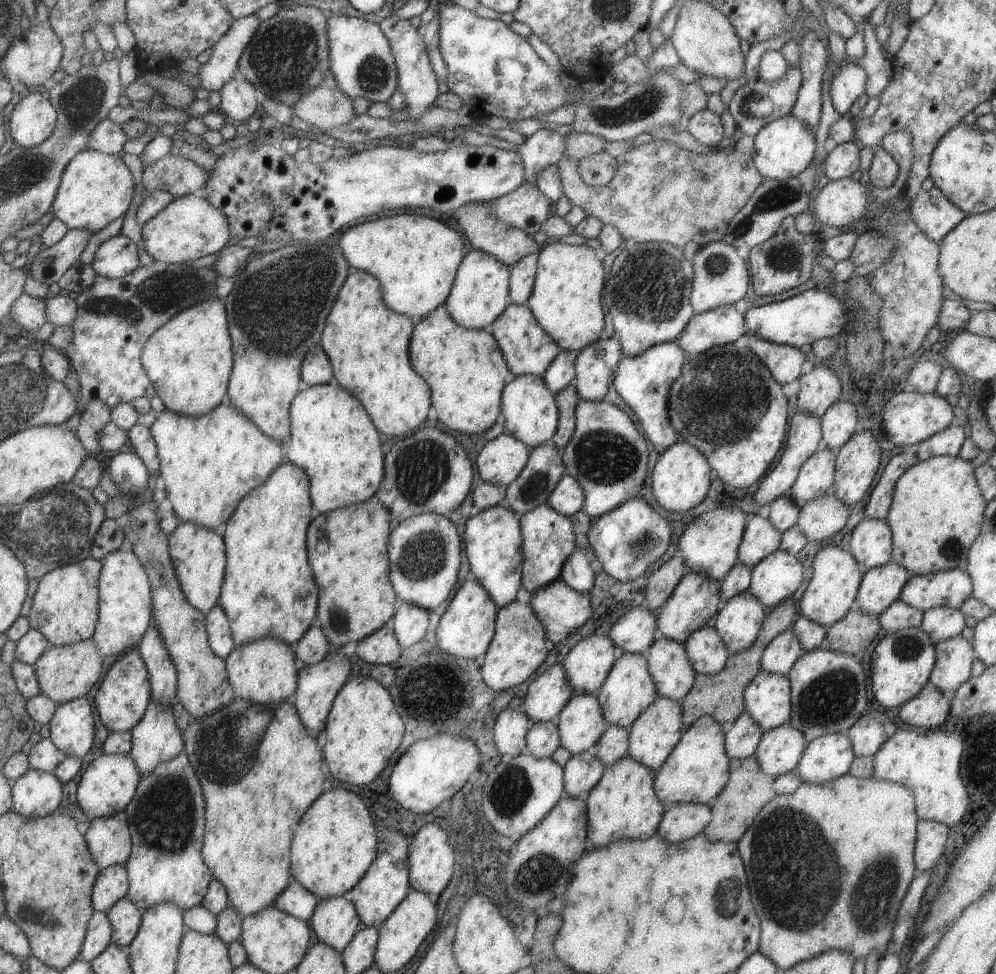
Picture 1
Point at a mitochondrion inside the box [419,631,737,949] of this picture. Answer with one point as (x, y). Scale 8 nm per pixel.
(509, 794)

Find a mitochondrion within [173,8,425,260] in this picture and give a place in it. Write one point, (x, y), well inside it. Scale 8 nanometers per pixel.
(284, 56)

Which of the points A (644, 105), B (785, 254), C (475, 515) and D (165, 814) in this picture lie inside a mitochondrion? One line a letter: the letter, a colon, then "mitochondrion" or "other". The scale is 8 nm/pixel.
A: mitochondrion
B: mitochondrion
C: other
D: mitochondrion

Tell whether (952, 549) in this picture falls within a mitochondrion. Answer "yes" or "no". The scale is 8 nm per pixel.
yes

